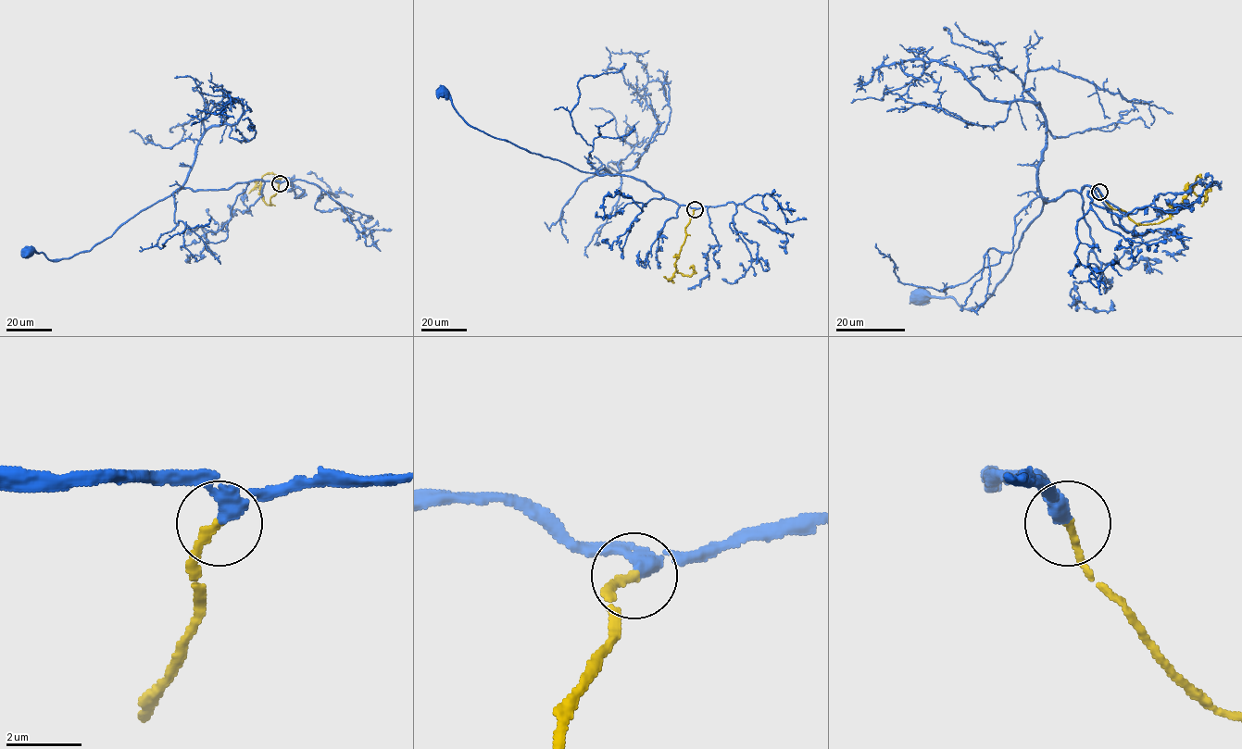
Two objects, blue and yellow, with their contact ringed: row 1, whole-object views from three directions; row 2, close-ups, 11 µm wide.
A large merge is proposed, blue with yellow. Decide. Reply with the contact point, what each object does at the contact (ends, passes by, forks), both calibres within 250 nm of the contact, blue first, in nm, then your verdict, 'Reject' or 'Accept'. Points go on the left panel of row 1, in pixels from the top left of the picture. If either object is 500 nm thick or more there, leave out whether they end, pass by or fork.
Place: (280, 183). At the ring blue passes by. At the ring yellow ends. Thickness 340 nm (blue) against 200 nm. Accept

